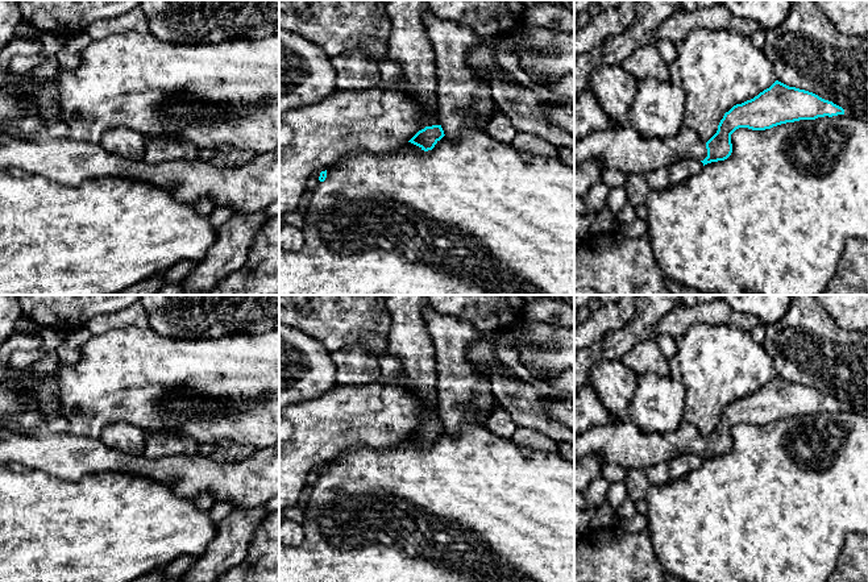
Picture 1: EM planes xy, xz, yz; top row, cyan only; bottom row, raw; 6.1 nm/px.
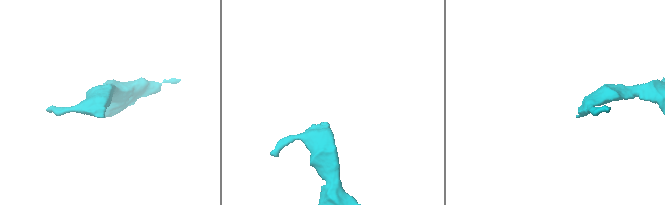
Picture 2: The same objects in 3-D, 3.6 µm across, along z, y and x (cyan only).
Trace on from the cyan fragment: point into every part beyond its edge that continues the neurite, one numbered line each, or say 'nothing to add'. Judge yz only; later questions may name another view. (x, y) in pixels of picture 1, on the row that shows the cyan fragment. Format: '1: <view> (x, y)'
1: yz (622, 148)

